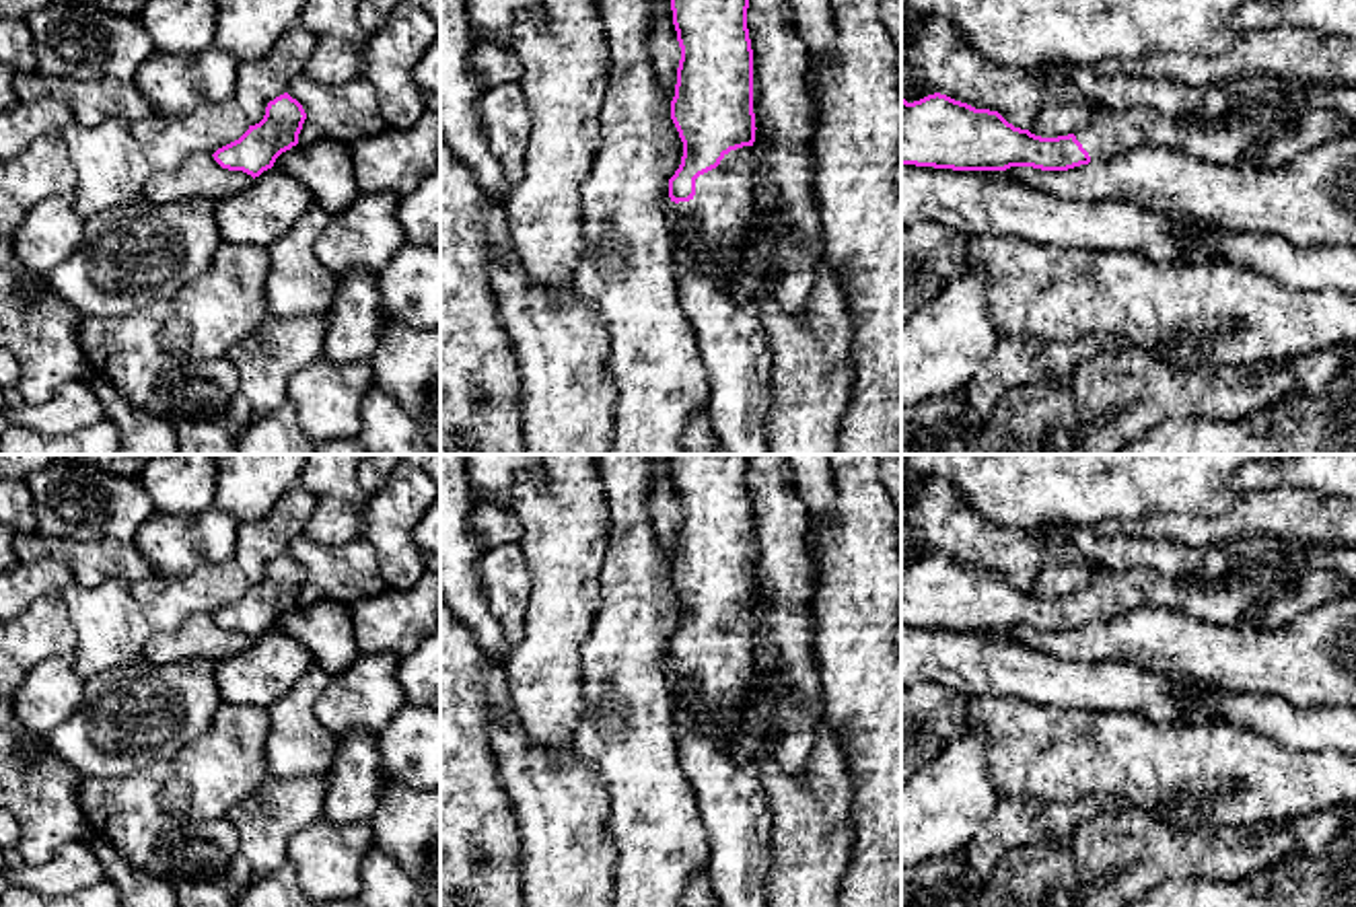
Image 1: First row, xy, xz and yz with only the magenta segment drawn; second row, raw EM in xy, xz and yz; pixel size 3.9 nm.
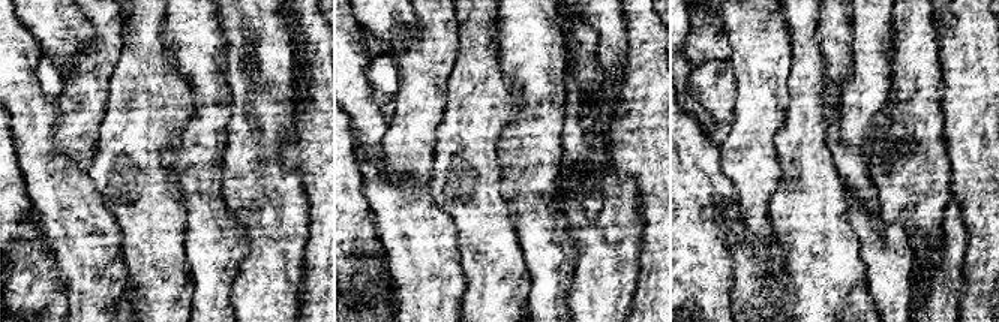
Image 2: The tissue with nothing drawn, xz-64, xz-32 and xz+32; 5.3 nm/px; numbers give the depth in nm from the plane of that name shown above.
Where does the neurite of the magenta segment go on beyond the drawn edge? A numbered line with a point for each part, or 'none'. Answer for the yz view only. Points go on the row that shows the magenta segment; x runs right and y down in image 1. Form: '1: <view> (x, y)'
1: yz (1241, 132)

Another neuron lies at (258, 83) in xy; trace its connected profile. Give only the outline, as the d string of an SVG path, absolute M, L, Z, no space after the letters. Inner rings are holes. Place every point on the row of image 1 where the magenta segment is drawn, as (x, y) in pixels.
M298 25L286 31L261 60L239 66L233 99L251 125L263 119L270 101L288 93L290 82L302 74L313 47L315 37Z

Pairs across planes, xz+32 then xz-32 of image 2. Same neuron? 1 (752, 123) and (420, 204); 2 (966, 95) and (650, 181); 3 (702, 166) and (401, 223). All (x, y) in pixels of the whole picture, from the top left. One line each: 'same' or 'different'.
1: different
2: same
3: different

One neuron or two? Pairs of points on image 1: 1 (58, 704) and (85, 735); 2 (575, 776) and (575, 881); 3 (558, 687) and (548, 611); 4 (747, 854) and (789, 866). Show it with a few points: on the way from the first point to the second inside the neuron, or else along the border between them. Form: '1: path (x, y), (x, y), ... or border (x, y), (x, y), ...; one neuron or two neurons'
1: border (85, 681), (81, 704), (46, 737); two neurons
2: path (571, 803), (571, 854); one neuron
3: path (550, 669), (550, 630); one neuron
4: border (772, 811), (772, 862), (764, 885); two neurons

